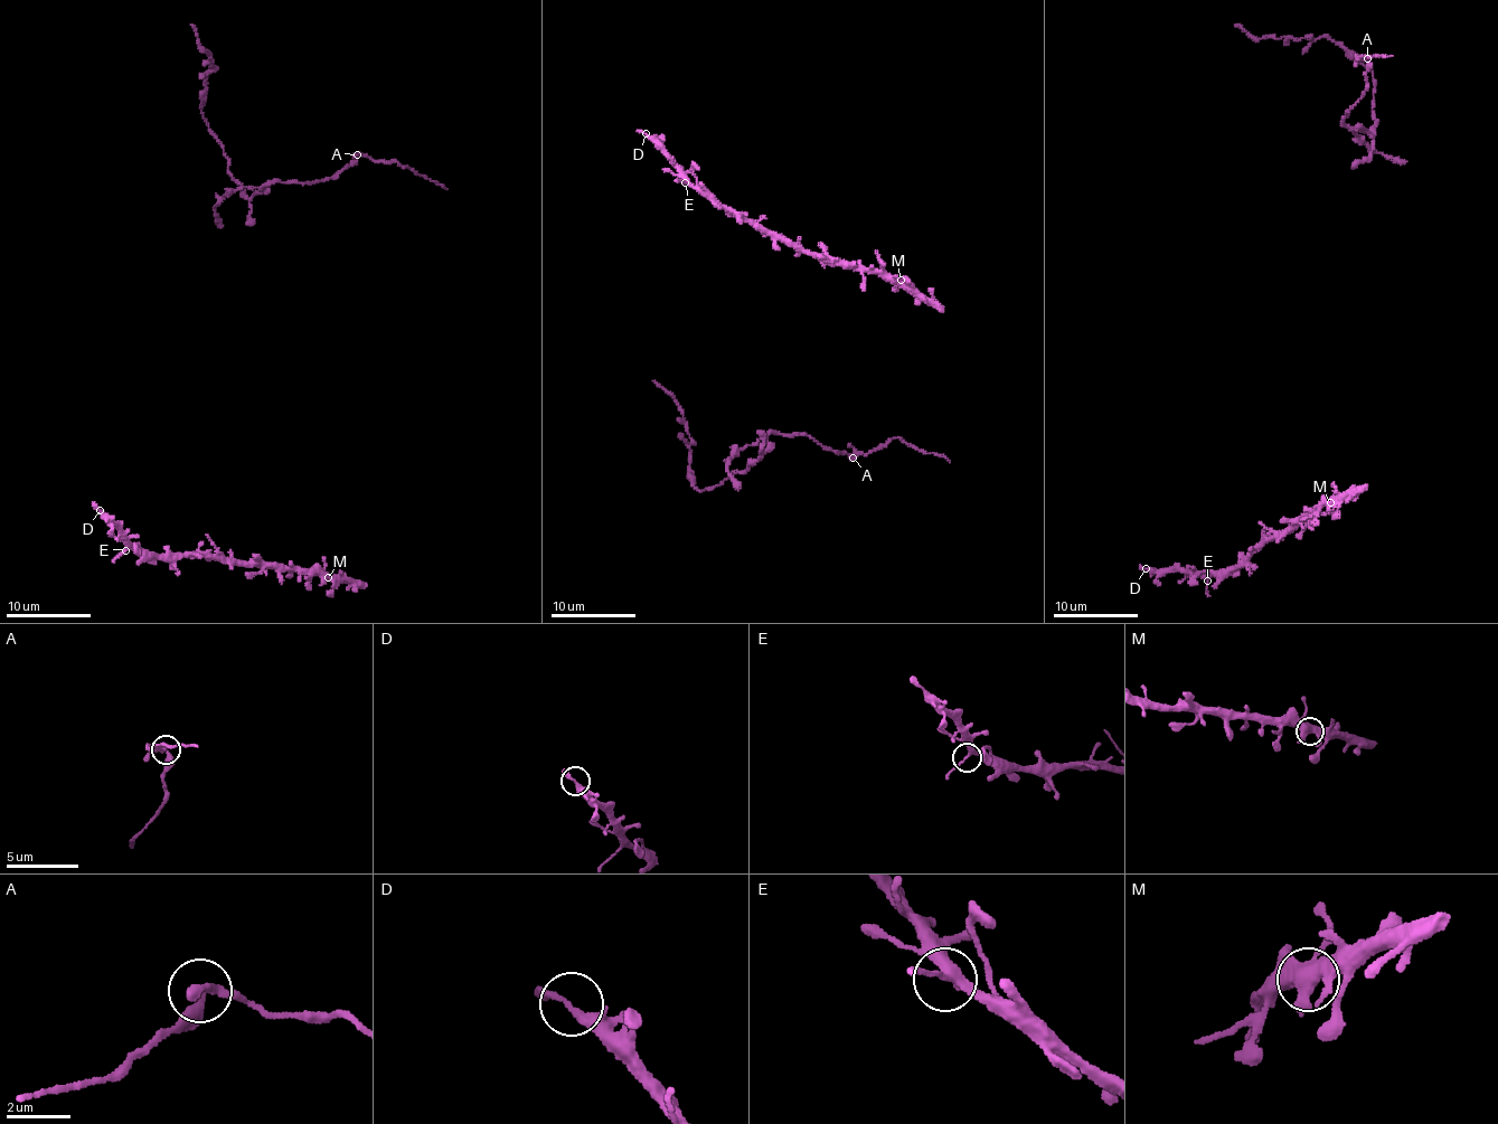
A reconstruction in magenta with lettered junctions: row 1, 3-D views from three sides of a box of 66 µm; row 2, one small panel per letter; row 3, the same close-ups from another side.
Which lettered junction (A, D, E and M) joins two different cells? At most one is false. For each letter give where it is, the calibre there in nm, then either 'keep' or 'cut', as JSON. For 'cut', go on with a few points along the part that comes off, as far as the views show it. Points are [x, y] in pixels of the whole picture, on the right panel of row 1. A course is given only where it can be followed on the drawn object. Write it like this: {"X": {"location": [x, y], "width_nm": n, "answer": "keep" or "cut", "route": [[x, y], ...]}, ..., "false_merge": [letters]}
{"A": {"location": [1367, 58], "width_nm": 240, "answer": "keep"}, "D": {"location": [1146, 568], "width_nm": 240, "answer": "keep"}, "E": {"location": [1207, 581], "width_nm": 240, "answer": "keep"}, "M": {"location": [1330, 502], "width_nm": 440, "answer": "keep"}, "false_merge": []}

